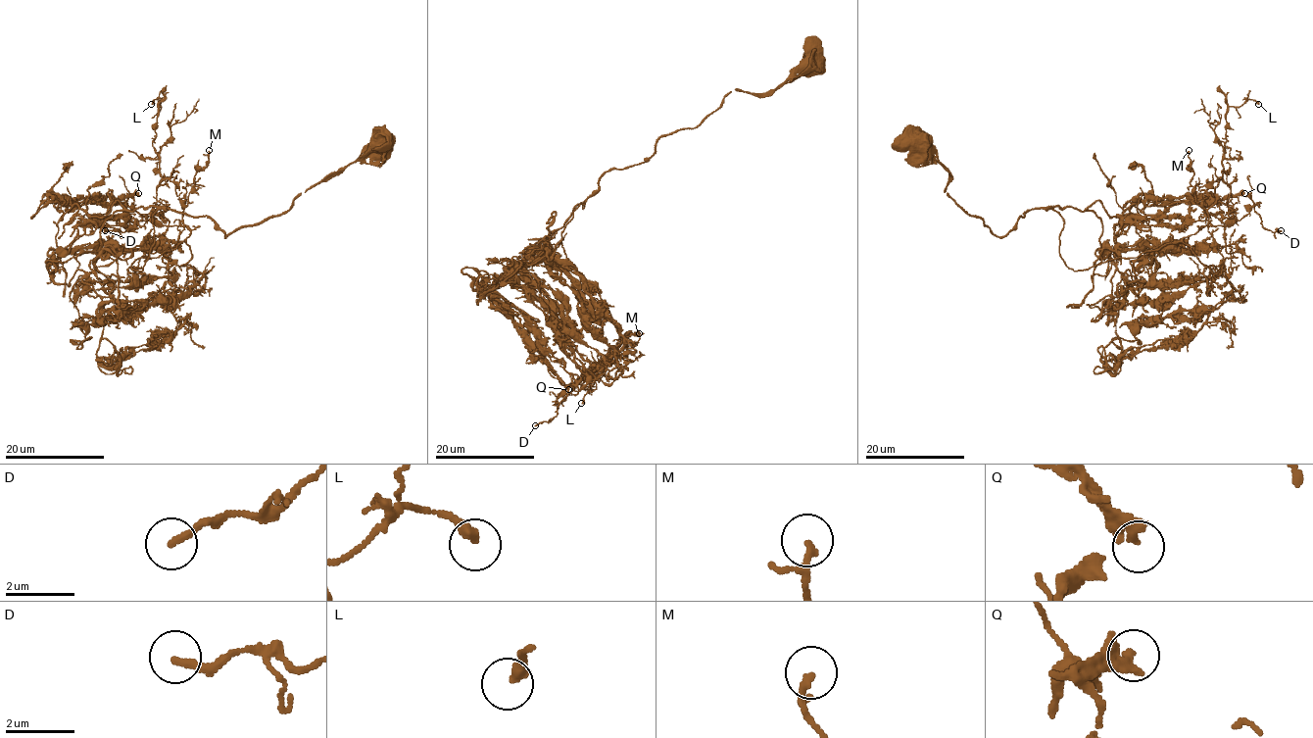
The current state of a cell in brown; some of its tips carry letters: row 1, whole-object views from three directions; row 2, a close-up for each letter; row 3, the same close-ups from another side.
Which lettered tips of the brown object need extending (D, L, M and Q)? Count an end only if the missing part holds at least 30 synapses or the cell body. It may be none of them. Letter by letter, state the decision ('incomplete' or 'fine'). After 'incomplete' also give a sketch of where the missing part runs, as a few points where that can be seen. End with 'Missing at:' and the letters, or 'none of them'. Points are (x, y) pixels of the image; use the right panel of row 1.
D: fine
L: fine
M: fine
Q: fine
Missing at: none of them

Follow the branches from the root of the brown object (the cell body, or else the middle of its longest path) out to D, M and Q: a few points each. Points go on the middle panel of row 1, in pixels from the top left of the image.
D: (809, 64), (765, 93), (734, 89), (645, 162), (607, 171), (521, 261), (591, 368), (535, 425)
M: (809, 64), (734, 89), (573, 211), (561, 244), (612, 353), (639, 333)
Q: (809, 64), (765, 93), (734, 89), (645, 162), (607, 171), (490, 287), (568, 389)

